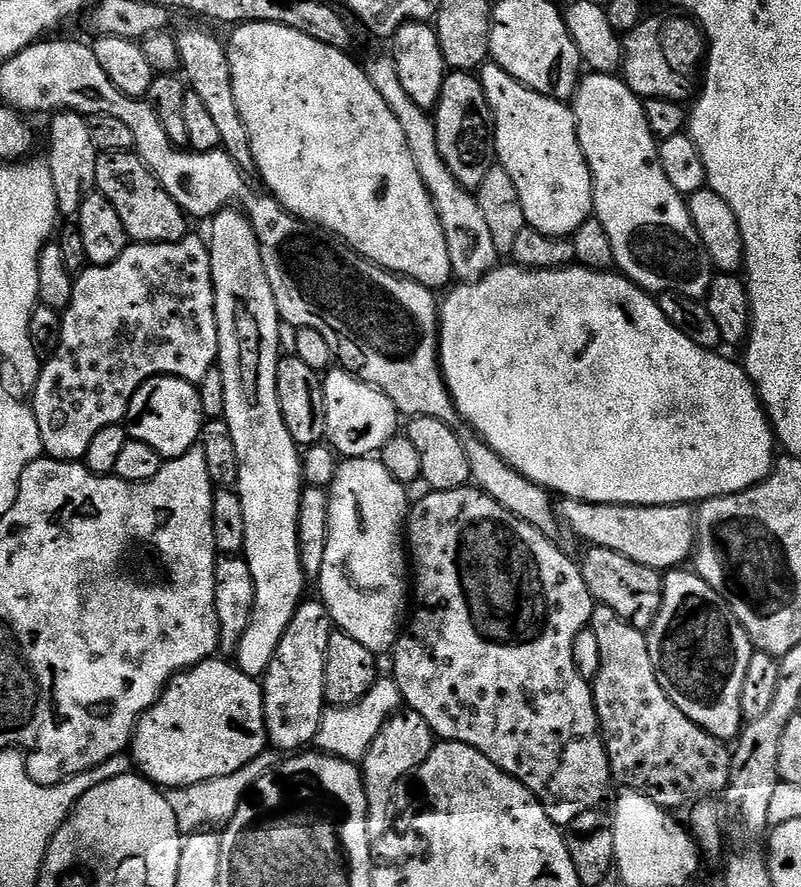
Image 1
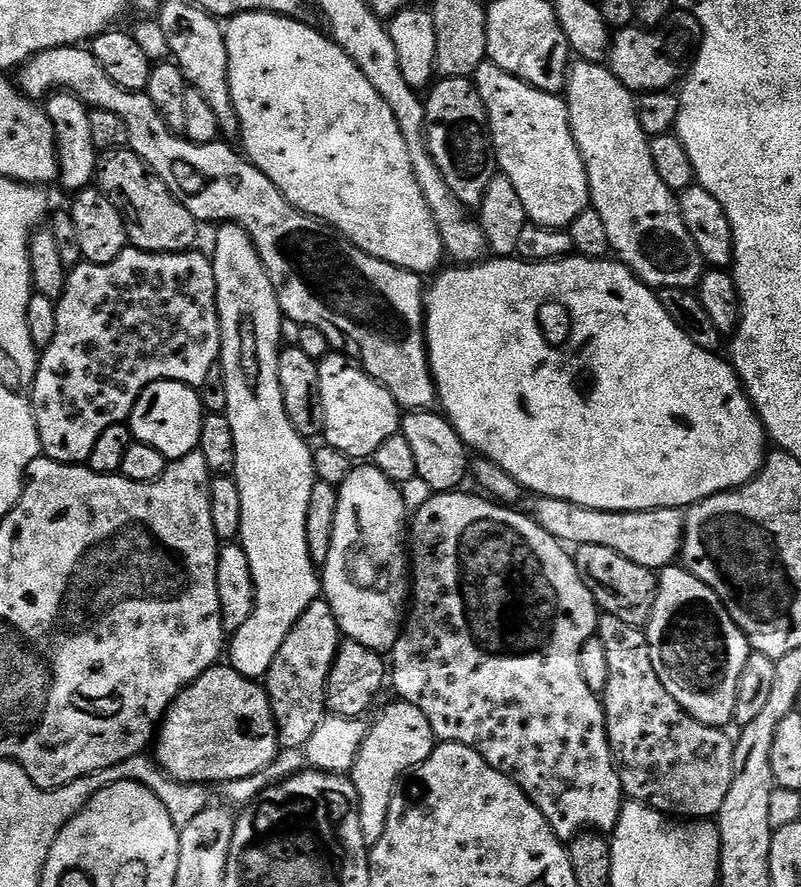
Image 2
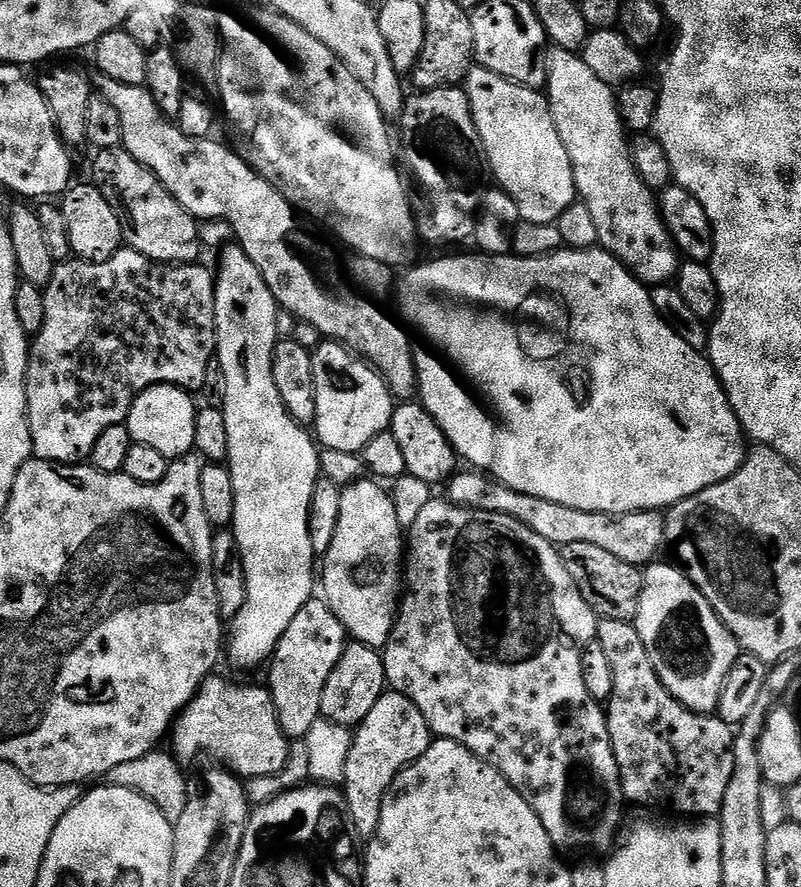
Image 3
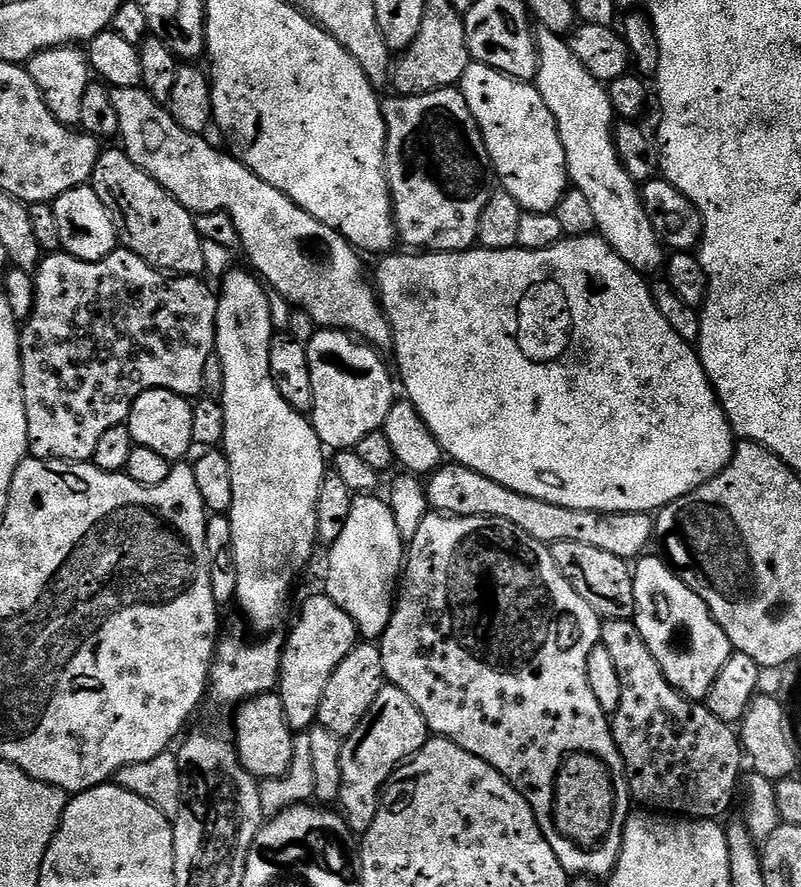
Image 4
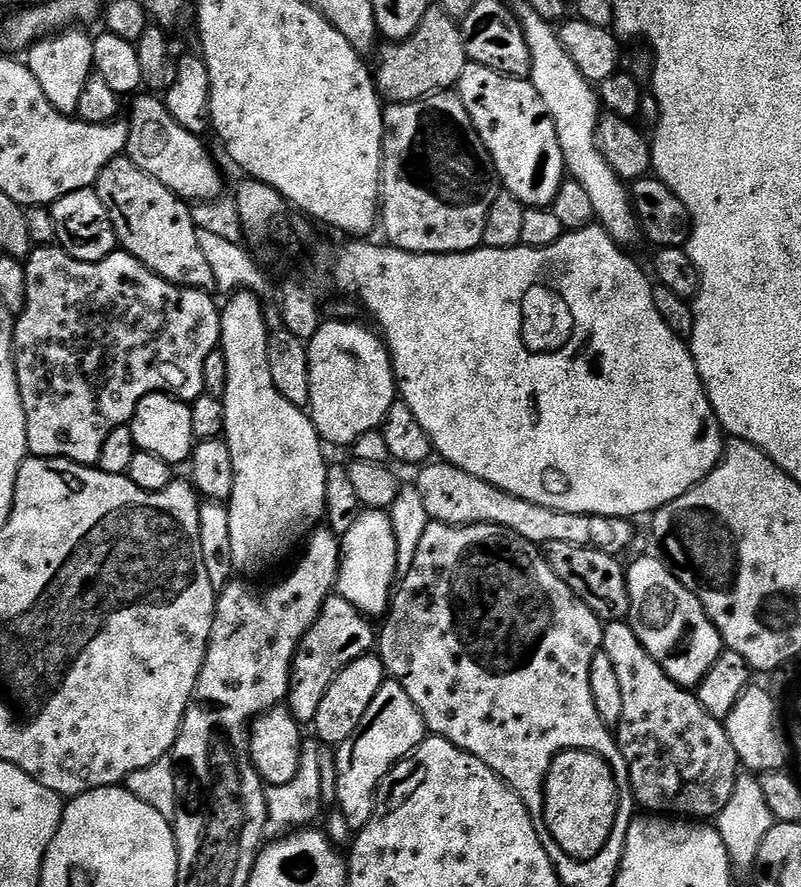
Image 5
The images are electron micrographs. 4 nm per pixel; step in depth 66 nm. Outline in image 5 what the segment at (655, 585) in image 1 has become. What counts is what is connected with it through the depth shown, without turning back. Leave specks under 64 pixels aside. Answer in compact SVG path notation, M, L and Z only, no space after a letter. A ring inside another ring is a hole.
M550 542L543 545L544 560L570 586L573 594L585 604L601 622L624 620L630 610L628 573L619 559L602 550L579 548L570 542Z

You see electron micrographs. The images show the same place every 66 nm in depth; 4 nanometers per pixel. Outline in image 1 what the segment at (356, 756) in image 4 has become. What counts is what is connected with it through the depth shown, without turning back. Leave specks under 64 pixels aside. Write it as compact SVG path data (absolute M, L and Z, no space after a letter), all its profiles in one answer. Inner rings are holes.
M411 710L397 712L384 723L382 730L378 730L378 736L374 738L366 758L362 761L369 833L376 834L389 827L390 813L394 808L394 793L398 785L411 776L418 766L422 766L422 762L426 762L433 747L434 737L426 718Z

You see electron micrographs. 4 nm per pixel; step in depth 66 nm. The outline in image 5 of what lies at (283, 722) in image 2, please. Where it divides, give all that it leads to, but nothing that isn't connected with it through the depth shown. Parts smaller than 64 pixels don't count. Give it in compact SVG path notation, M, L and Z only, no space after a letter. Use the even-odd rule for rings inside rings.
M339 594L326 598L319 618L302 638L302 642L296 650L296 657L292 660L292 677L288 687L286 707L292 711L294 718L299 720L301 725L308 726L315 721L318 706L321 704L322 698L326 698L326 690L330 690L330 682L334 682L336 675L346 666L350 666L350 662L354 662L354 658L369 655L377 647L378 632L375 627L372 629L372 624L373 621L369 617L363 616L353 604L346 602L346 598L342 598Z

